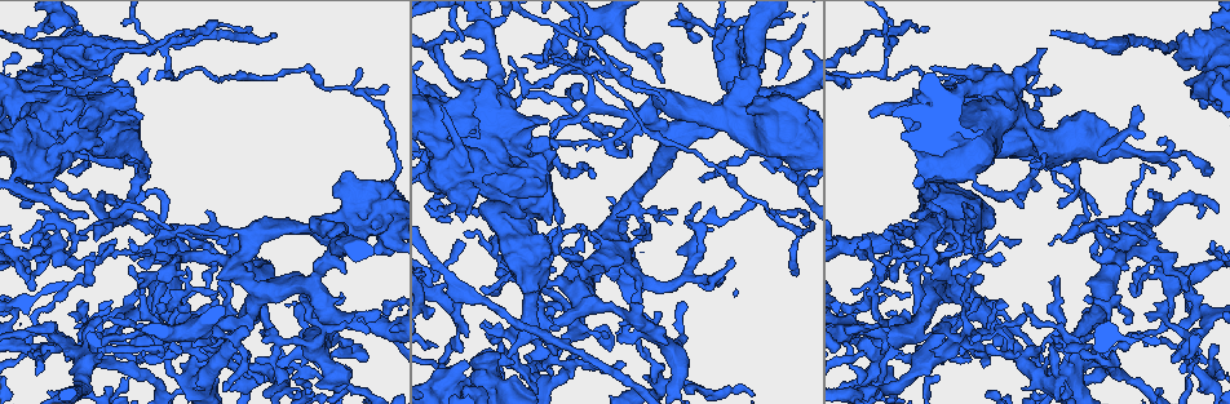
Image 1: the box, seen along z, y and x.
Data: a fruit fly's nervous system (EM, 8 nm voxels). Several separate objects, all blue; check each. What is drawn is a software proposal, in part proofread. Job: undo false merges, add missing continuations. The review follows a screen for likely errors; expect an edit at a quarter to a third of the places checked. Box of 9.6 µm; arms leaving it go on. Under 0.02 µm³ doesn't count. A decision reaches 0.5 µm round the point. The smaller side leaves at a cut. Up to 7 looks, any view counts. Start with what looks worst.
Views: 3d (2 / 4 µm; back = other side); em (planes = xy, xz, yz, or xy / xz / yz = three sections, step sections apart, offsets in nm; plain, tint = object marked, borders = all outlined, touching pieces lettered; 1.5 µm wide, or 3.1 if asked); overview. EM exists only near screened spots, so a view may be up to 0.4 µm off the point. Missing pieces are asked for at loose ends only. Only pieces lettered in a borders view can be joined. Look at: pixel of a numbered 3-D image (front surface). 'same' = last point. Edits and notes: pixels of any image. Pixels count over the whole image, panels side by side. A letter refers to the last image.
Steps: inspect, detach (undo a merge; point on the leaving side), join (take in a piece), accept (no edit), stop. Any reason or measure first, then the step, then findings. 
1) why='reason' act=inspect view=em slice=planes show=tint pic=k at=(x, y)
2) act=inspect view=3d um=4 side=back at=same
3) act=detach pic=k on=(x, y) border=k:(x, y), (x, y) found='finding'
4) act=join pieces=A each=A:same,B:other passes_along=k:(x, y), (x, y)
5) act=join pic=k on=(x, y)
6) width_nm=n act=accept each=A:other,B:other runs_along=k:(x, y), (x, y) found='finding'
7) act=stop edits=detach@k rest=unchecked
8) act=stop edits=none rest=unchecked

why='tapers out' act=inspect view=3d um=4 pic=1 at=(43, 234)

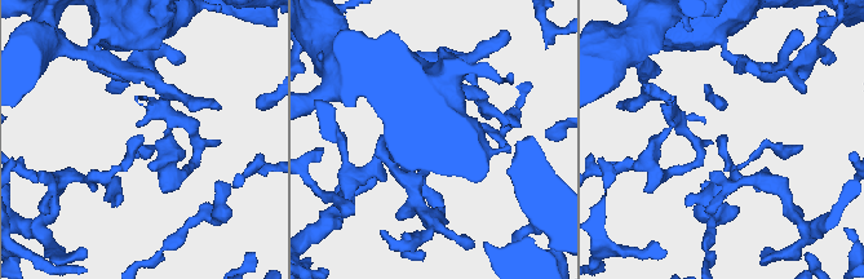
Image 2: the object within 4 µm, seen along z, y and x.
act=inspect view=em slice=planes show=borders pic=2 at=(141, 138)

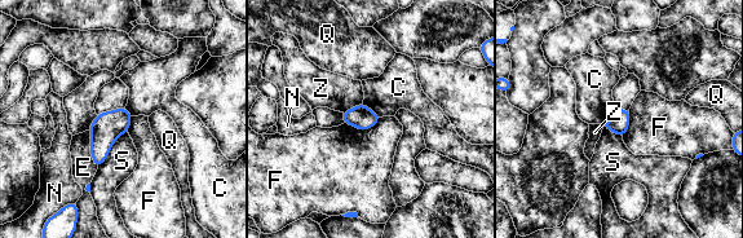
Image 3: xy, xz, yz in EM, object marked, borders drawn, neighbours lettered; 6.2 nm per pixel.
act=accept each=C:other,E:other,F:other,N:other,Q:other,S:other,Z:other border=3:(362, 104), (380, 117) found='none of them fits'

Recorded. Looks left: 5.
why='tapers out' act=inspect view=em slice=planes show=plain pic=1 at=(86, 217)

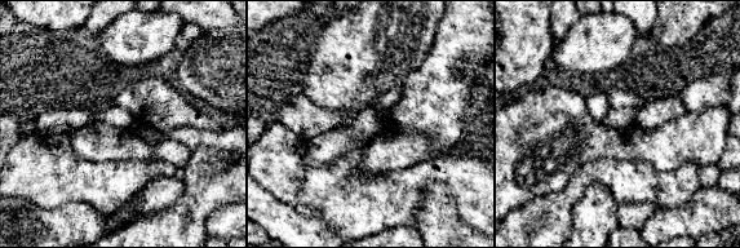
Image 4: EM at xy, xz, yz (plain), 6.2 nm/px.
why='what lies round it' act=inspect view=em slice=planes show=borders at=same

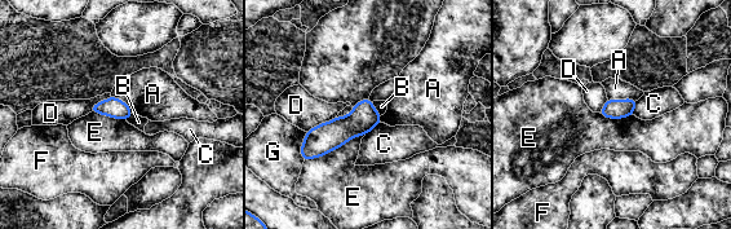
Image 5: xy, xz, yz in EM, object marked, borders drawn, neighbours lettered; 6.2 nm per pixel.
width_nm=130 act=accept each=A:other,B:other,C:other,D:other,E:other,F:other,G:other found='no lettered piece goes on from it'

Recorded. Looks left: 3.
why='sharp bend' act=inspect view=3d um=4 pic=1 at=(597, 64)

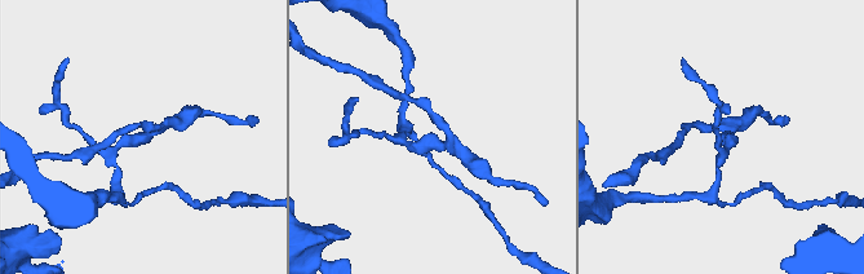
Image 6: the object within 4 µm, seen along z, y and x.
arms=4 why='shape alone is not enough' act=inspect view=em slice=xy step=4 show=tint pic=6 at=(429, 139)

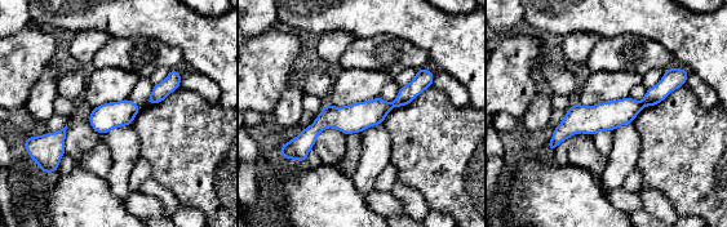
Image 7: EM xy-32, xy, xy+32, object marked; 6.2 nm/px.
act=inspect view=em slice=xz step=4 show=borders at=same

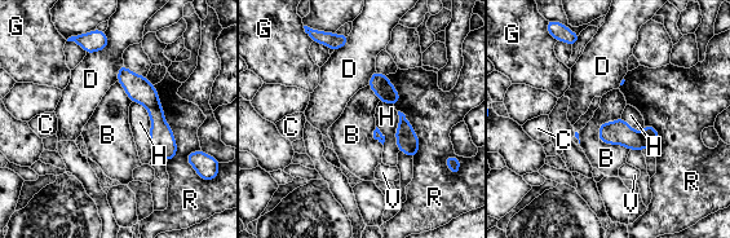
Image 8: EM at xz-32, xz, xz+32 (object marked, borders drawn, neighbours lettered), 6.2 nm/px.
longest_contact=R:480nm act=detach pic=8 on=(650, 136) each=B:other,C:other,D:other,G:other,H:other,R:other,V:other part_leaving=8:(122, 70), (150, 100), (171, 154) found='a second neuron is stuck on'

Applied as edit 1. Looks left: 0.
act=stop edits=detach@8 rest=unchecked

